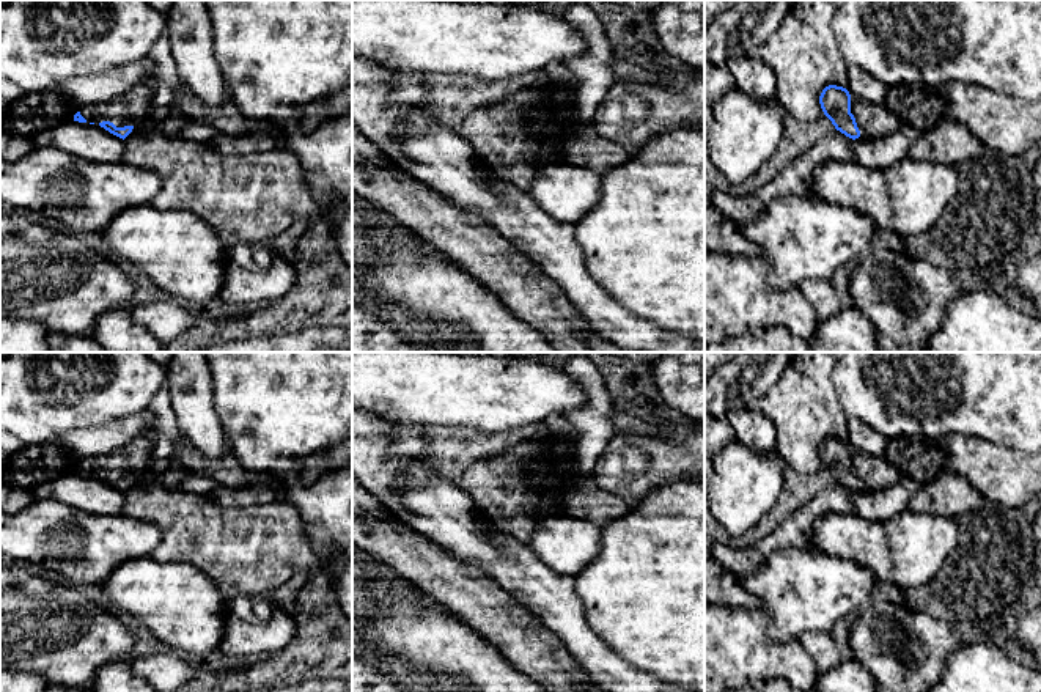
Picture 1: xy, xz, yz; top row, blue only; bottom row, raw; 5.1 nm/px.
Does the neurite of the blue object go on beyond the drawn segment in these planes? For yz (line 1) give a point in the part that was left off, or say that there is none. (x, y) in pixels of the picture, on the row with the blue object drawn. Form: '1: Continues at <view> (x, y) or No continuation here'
1: Continues at yz (873, 118)

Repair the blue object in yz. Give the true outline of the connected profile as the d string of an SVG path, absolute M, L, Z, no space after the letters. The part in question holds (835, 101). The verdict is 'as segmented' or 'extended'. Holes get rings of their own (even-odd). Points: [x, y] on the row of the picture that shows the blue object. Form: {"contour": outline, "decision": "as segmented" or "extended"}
{"contour": "M826 86L819 104L835 129L852 140L884 137L903 126L884 102L870 102L843 86Z", "decision": "extended"}

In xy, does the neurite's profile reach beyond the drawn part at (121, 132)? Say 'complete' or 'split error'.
split error

